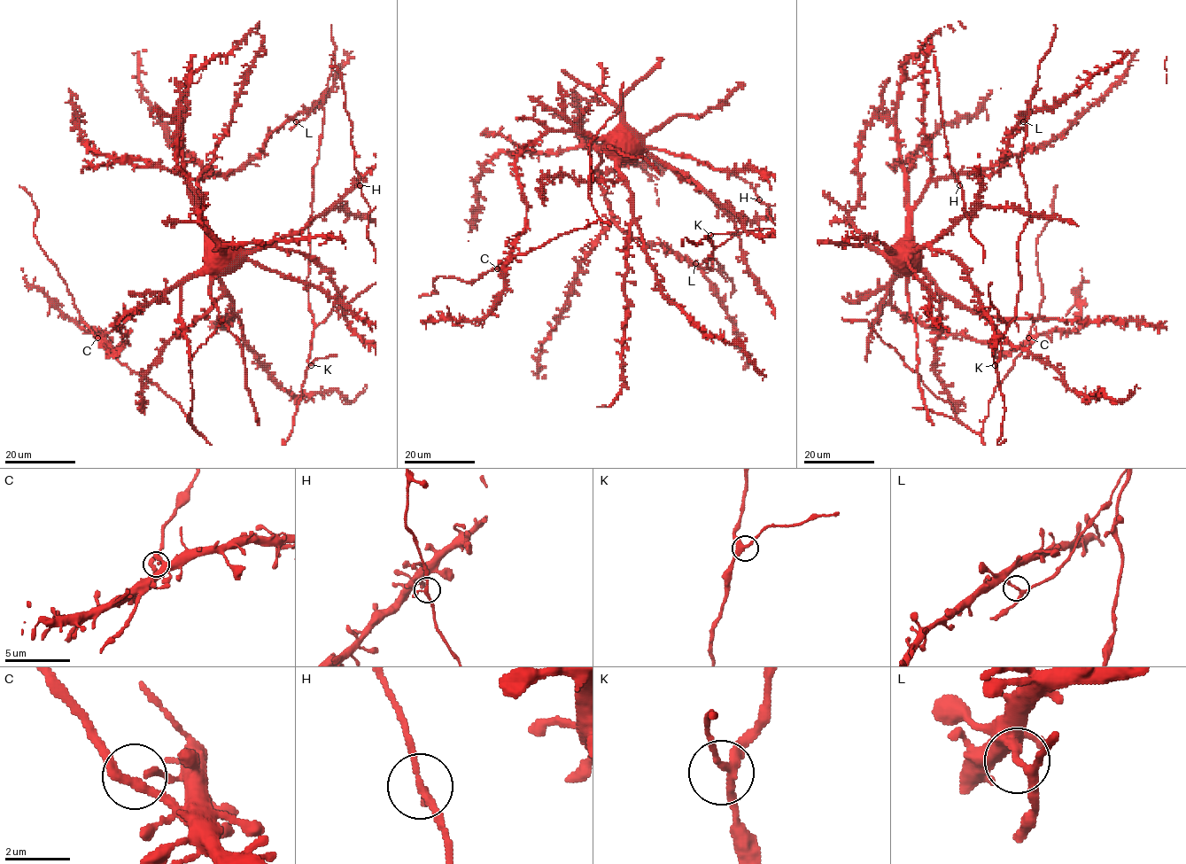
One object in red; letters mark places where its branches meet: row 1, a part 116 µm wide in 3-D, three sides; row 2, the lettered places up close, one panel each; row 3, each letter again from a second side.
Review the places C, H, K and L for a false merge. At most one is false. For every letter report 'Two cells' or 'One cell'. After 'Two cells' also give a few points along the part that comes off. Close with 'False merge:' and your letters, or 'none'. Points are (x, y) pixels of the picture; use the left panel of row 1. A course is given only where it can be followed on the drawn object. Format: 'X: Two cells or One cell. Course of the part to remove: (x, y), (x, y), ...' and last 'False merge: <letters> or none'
C: One cell
H: One cell
K: One cell
L: Two cells. Course of the part to remove: (296, 121), (306, 118), (328, 88)
False merge: L

